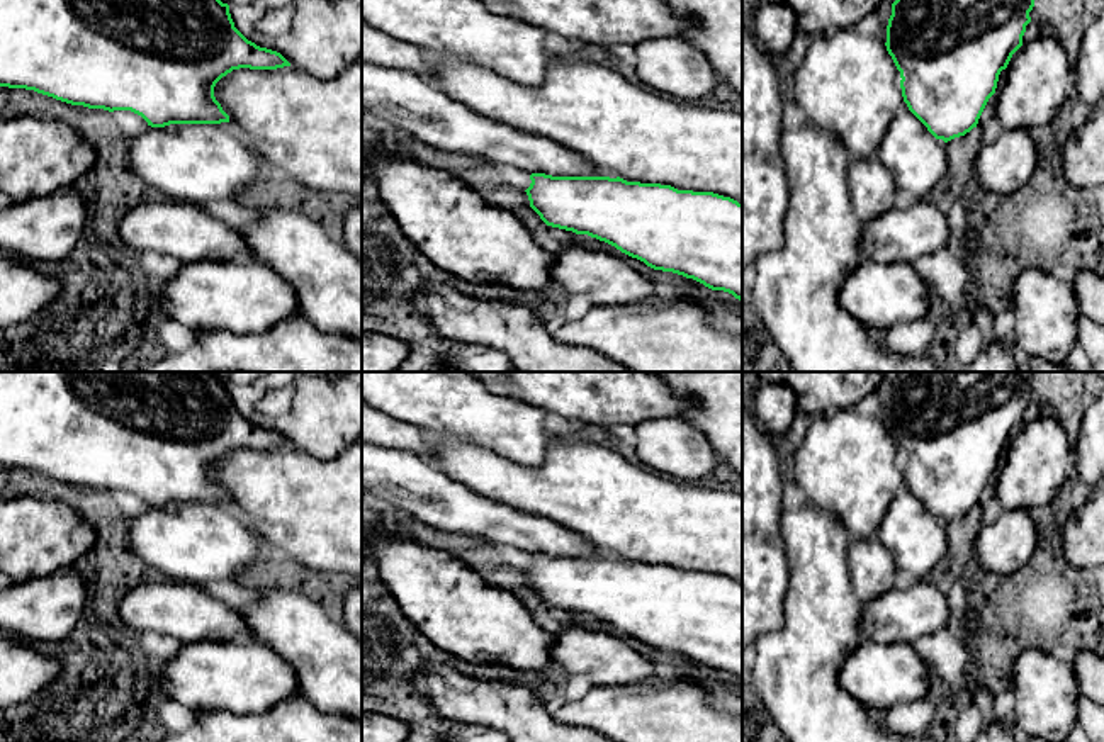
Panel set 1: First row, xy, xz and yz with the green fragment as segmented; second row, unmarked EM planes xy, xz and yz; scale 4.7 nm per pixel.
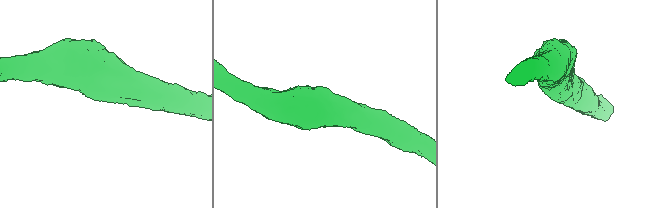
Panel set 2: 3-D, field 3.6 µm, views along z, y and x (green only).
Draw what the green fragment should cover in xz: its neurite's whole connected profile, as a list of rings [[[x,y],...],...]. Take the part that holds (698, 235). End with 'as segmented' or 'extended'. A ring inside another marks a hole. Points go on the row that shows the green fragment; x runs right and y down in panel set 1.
[[[362,61],[362,115],[392,124],[440,151],[472,155],[530,175],[530,207],[552,228],[605,241],[647,267],[693,278],[742,301],[742,204],[713,192],[627,182],[577,151],[540,134],[486,117],[408,70]]]; extended

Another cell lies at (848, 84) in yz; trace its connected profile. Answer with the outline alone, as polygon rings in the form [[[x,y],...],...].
[[[844,27],[834,36],[814,37],[795,71],[793,90],[807,122],[834,132],[851,160],[868,160],[876,153],[895,112],[905,104],[900,80],[900,71],[880,37]]]

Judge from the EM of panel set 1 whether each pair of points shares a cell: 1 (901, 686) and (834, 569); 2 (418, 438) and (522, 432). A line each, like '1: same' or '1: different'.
1: different
2: same

